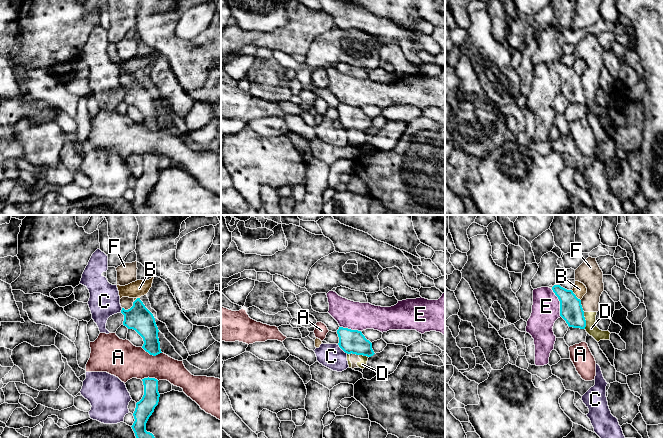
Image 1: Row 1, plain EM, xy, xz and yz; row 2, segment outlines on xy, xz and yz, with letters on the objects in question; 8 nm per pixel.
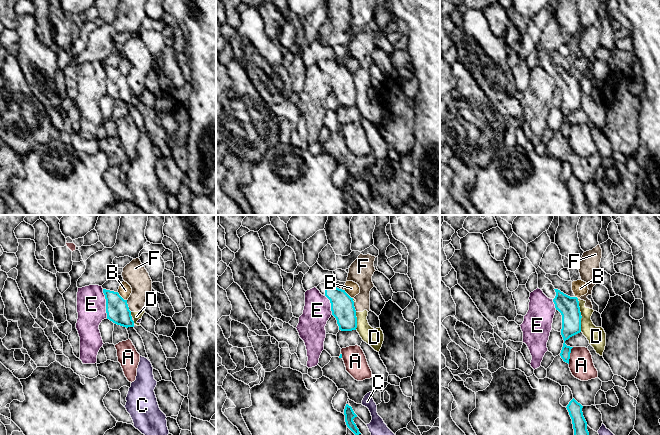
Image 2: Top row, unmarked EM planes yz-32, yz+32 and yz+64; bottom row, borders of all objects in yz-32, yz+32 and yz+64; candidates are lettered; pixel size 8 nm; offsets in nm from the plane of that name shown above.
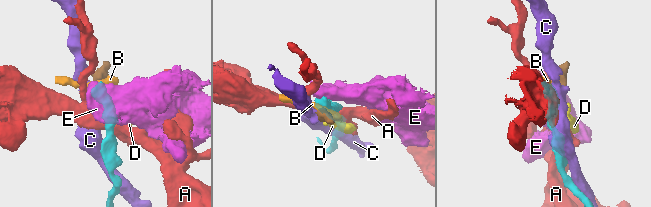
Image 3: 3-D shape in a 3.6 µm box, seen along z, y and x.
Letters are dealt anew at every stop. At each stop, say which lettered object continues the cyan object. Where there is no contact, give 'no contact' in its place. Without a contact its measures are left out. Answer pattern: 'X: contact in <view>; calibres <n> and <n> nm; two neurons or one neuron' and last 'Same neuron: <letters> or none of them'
A: contact in xy; calibres 180 and 300 nm; two neurons
B: contact in yz; calibres 180 and 110 nm; two neurons
C: contact in xz; calibres 190 and 190 nm; two neurons
D: contact in yz; calibres 180 and 100 nm; two neurons
E: contact in yz; calibres 180 and 220 nm; two neurons
F: contact in xy; calibres 200 and 90 nm; two neurons
Same neuron: none of them

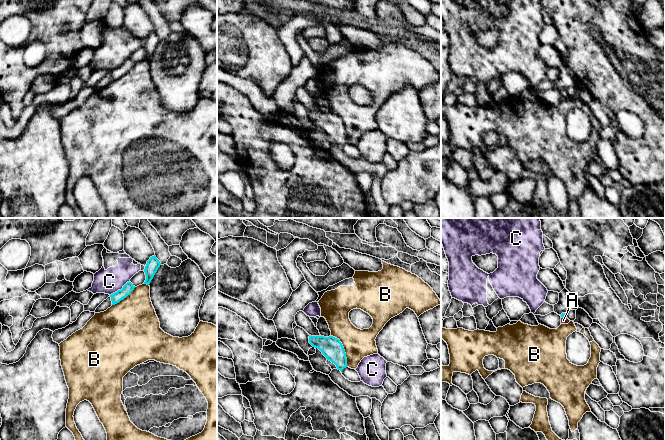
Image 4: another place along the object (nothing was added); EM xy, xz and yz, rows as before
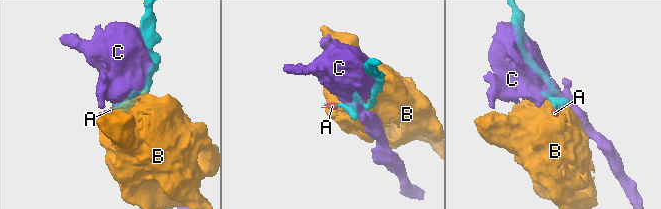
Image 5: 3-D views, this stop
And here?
A: contact in yz; calibres 30 and 50 nm; one neuron
B: contact in xz; calibres 170 and 240 nm; two neurons
C: contact in xy; calibres 90 and 200 nm; two neurons
Same neuron: A

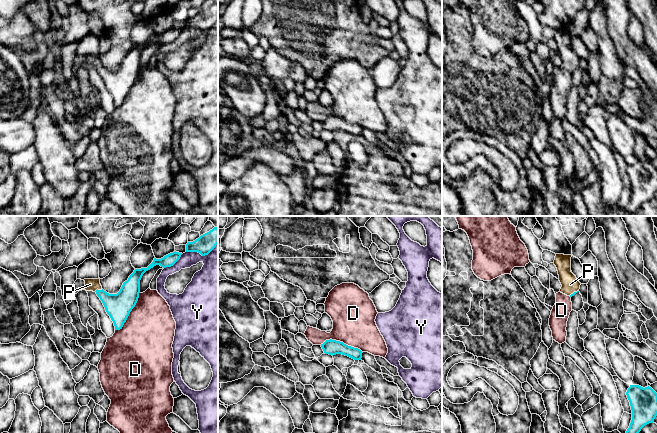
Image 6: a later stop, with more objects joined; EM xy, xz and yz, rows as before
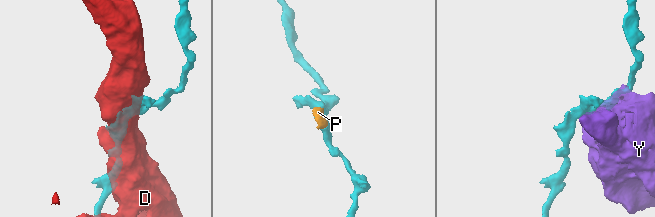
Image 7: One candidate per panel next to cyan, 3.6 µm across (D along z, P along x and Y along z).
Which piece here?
D: contact in xy; calibres 220 and 420 nm; two neurons
P: contact in xy; calibres 220 and 100 nm; one neuron
Y: contact in xy; calibres 150 and 340 nm; two neurons
Same neuron: P

